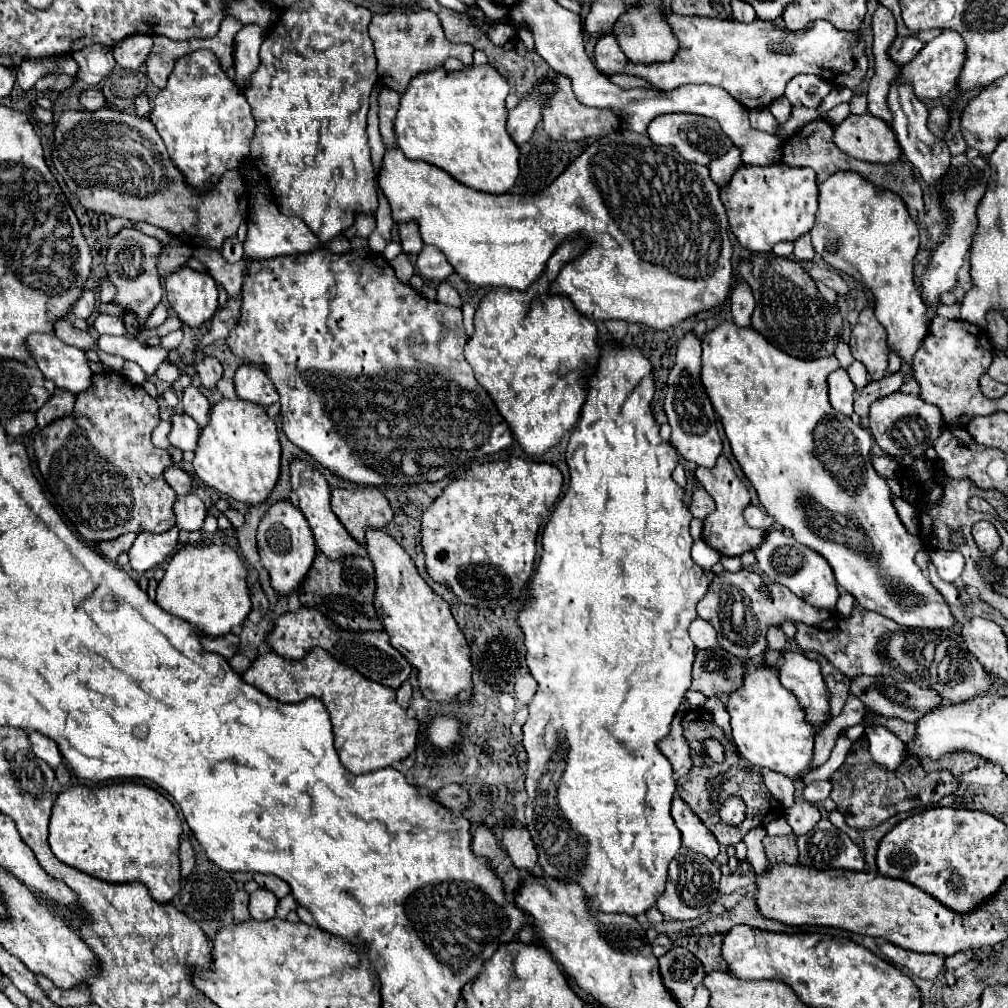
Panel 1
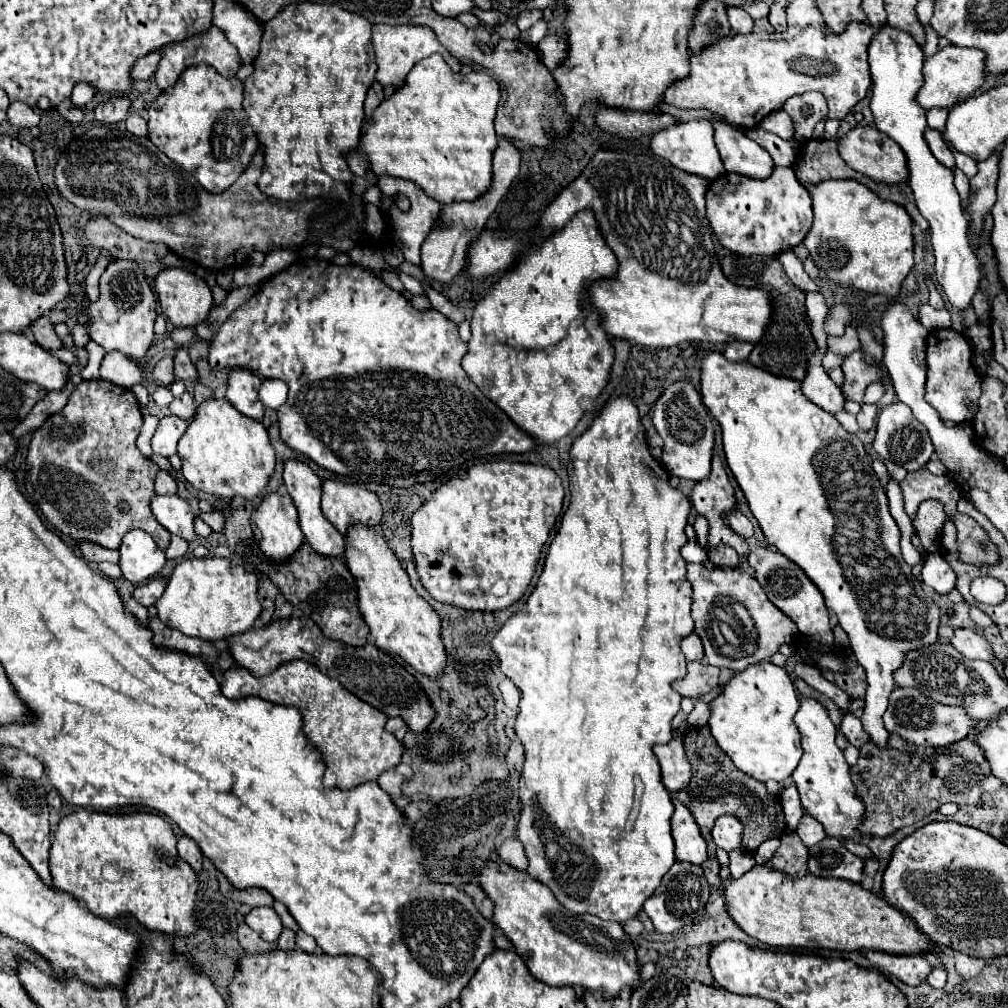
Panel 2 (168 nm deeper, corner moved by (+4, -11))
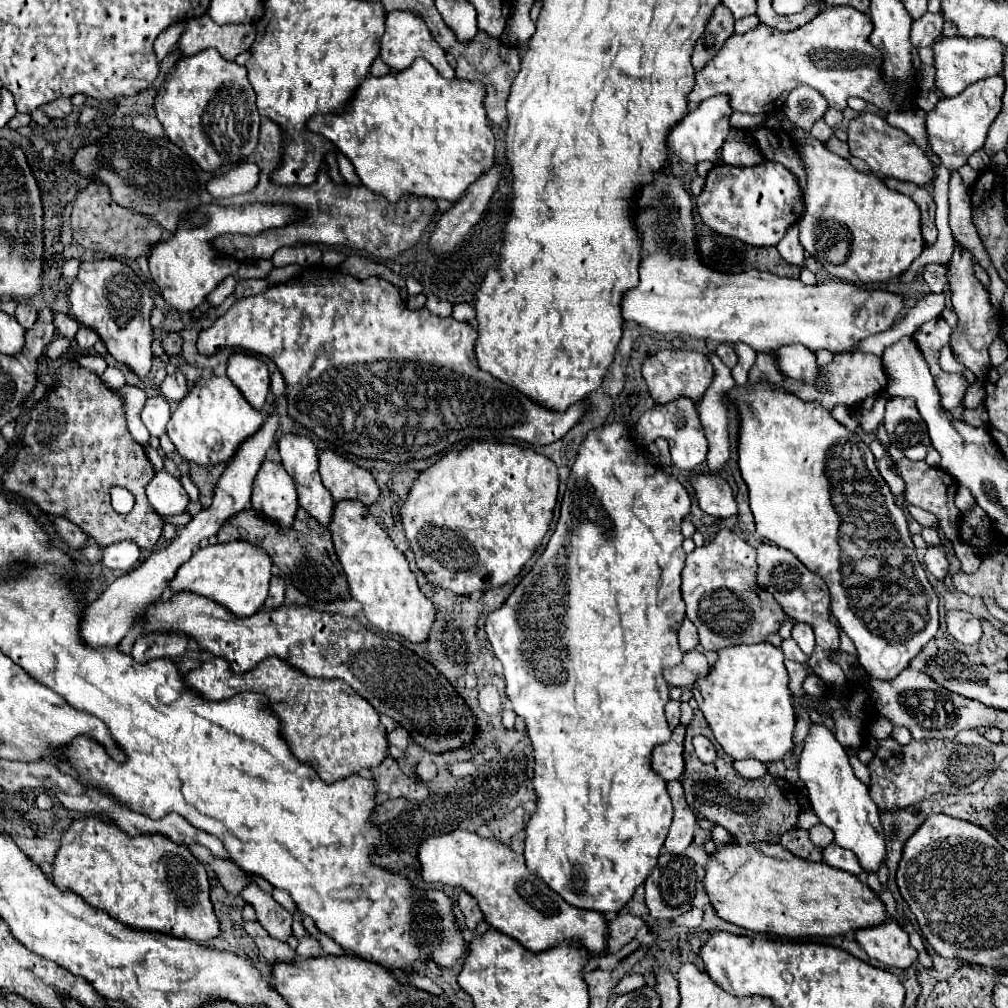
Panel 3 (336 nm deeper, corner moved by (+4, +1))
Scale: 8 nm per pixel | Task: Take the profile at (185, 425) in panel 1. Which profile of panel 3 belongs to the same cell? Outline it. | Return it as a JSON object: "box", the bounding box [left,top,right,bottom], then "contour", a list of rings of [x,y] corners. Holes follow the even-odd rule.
{"box":[139,395,171,437],"contour":[[[149,395],[139,417],[151,435],[161,437],[165,433],[165,425],[169,421],[169,415],[171,415],[171,405],[165,401],[165,397]]]}

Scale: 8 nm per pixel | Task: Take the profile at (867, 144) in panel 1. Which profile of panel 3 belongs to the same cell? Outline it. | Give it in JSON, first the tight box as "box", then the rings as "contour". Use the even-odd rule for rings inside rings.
{"box":[849,113,935,185],"contour":[[[861,113],[859,117],[855,117],[849,123],[849,149],[851,155],[865,161],[871,171],[877,177],[893,177],[899,181],[909,181],[915,185],[931,185],[935,179],[935,171],[933,171],[933,161],[929,159],[929,155],[901,129],[891,127],[885,119],[881,119],[879,115],[873,113]]]}

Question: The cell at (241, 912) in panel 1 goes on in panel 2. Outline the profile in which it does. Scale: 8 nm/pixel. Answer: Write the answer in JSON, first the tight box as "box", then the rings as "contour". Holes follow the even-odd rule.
{"box":[237,923,273,953],"contour":[[[239,923],[239,927],[237,927],[237,937],[239,937],[239,945],[241,945],[245,951],[263,953],[263,951],[273,949],[273,945],[269,945],[269,943],[267,943],[265,939],[261,939],[253,929],[249,929],[247,923]]]}

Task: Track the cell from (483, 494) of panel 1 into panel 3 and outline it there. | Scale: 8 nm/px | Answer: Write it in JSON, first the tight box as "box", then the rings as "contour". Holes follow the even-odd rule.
{"box":[401,441,559,595],"contour":[[[477,441],[459,453],[443,455],[413,481],[401,507],[401,523],[415,553],[417,567],[429,583],[457,595],[487,591],[511,581],[541,545],[541,539],[549,529],[557,503],[557,487],[559,475],[555,463],[521,445]]]}

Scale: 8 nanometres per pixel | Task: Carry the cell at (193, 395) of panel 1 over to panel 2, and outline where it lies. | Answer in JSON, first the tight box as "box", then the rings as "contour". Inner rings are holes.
{"box":[169,393,197,421],"contour":[[[183,393],[181,397],[177,397],[177,399],[173,399],[173,401],[171,401],[169,411],[171,411],[173,415],[177,415],[177,417],[185,419],[185,421],[191,421],[191,419],[195,417],[197,407],[195,407],[193,397],[191,397],[189,393]]]}

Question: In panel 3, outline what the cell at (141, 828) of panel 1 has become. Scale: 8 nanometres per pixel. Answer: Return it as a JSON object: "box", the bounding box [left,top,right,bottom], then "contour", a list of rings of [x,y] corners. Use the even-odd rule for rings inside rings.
{"box":[53,817,219,947],"contour":[[[81,817],[71,823],[71,827],[61,837],[61,847],[53,865],[53,881],[61,891],[77,893],[91,907],[109,913],[113,919],[139,931],[165,933],[179,939],[195,941],[207,947],[211,939],[219,937],[219,921],[215,917],[209,899],[209,879],[201,861],[193,857],[185,845],[177,845],[163,835],[139,835],[129,837],[113,823],[99,817]]]}

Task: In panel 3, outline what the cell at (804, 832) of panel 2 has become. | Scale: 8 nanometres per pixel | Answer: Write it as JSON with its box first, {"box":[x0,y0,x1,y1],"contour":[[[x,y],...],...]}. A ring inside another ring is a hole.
{"box":[809,823,833,849],"contour":[[[823,823],[815,825],[809,833],[811,833],[811,841],[813,841],[817,847],[821,847],[821,849],[825,849],[825,845],[833,843],[833,831],[831,831],[827,825],[823,825]]]}

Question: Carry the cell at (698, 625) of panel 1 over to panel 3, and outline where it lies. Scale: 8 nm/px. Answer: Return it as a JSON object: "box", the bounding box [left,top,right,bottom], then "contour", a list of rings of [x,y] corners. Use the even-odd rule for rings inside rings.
{"box":[679,619,699,651],"contour":[[[685,619],[679,627],[679,647],[683,651],[693,651],[693,649],[699,649],[699,635],[697,635],[697,629],[695,625]]]}

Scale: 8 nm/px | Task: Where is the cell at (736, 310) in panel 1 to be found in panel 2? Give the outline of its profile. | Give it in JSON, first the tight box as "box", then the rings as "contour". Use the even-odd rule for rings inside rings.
{"box":[725,341,753,361],"contour":[[[731,341],[727,347],[725,347],[725,357],[729,361],[743,361],[749,357],[753,345],[745,343],[745,341]]]}

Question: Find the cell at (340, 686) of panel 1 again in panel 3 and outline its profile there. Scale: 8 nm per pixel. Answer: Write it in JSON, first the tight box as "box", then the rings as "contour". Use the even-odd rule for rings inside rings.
{"box":[185,657,387,783],"contour":[[[213,657],[211,661],[201,663],[201,667],[189,671],[185,677],[185,689],[195,691],[197,695],[205,697],[207,701],[219,701],[219,699],[229,699],[241,691],[255,691],[267,697],[269,709],[273,711],[275,717],[279,717],[281,723],[281,737],[287,741],[291,753],[305,765],[313,767],[319,777],[325,783],[335,783],[347,775],[359,773],[361,769],[373,769],[377,767],[385,755],[387,755],[387,739],[385,739],[385,729],[379,723],[379,713],[363,699],[359,697],[347,683],[341,681],[325,681],[325,679],[313,679],[291,667],[287,661],[281,661],[277,657],[269,657],[261,661],[255,669],[235,675],[229,671],[229,665],[221,657]]]}

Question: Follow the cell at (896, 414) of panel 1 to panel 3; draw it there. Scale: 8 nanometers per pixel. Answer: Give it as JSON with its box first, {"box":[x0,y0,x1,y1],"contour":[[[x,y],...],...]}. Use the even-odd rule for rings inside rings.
{"box":[883,397,931,461],"contour":[[[905,397],[889,399],[883,425],[891,445],[901,449],[907,459],[911,461],[925,459],[931,441],[929,441],[927,425],[921,419],[913,399],[905,399]]]}

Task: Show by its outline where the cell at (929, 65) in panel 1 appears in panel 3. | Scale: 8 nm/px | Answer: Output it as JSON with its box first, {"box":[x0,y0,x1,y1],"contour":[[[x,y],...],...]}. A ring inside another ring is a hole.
{"box":[933,35,1005,97],"contour":[[[959,35],[943,37],[939,43],[933,45],[933,51],[935,51],[935,69],[937,69],[935,87],[947,97],[955,97],[975,81],[999,75],[1003,71],[1005,45],[1001,45],[1001,41],[997,39],[985,39],[985,37],[965,39]]]}

